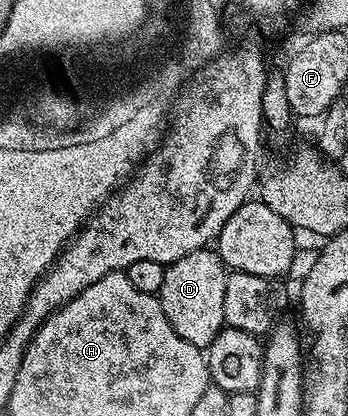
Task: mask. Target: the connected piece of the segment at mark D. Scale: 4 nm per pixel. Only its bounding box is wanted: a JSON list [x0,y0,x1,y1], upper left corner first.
[157,247,228,350]

